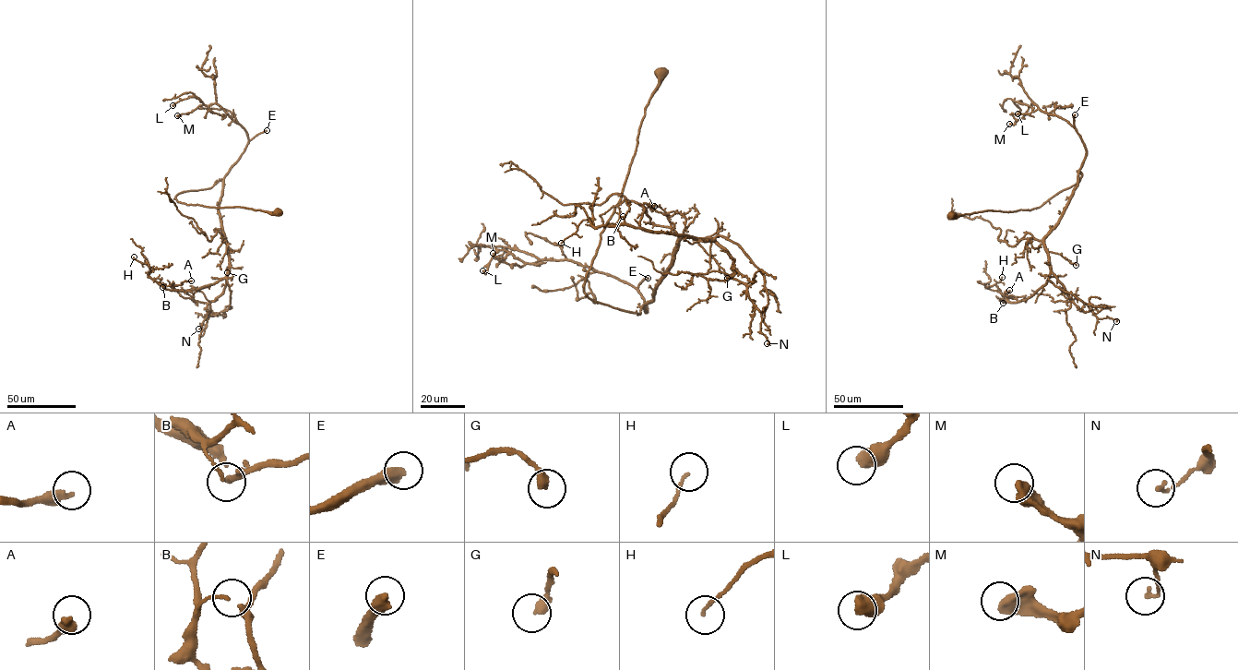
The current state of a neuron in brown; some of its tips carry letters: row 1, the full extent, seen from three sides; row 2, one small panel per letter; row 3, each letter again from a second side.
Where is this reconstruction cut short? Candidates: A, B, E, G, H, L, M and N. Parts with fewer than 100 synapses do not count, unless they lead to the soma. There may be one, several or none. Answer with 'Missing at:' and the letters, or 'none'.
Missing at: E

